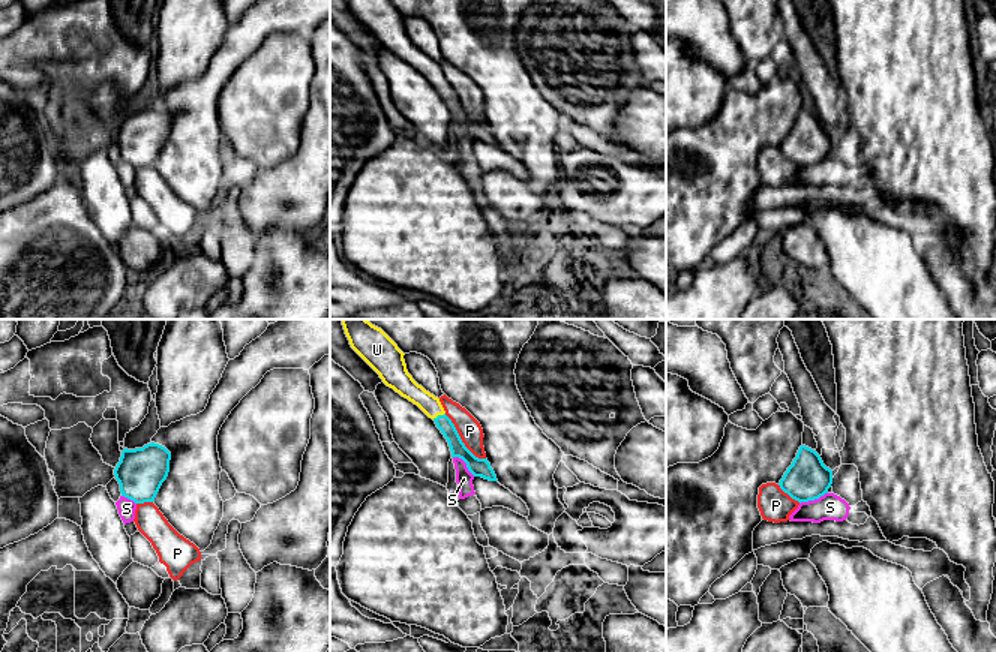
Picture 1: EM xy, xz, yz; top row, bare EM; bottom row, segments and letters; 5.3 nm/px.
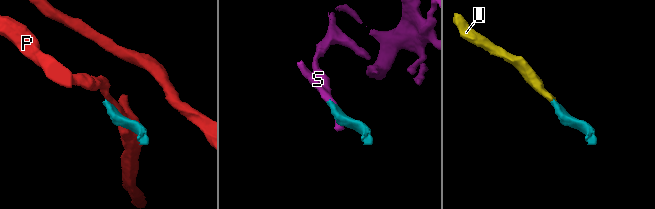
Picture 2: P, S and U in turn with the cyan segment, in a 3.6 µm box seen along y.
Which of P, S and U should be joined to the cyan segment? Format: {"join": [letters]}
{"join": ["U"]}

